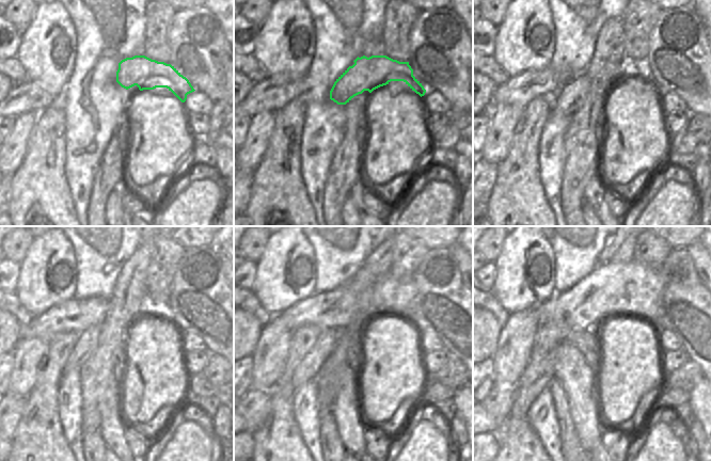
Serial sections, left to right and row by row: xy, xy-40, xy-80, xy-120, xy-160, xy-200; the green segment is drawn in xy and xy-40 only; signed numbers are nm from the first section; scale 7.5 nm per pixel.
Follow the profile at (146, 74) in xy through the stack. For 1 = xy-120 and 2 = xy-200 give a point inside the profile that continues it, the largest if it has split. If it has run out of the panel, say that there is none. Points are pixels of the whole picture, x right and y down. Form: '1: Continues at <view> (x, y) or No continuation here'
1: Continues at xy-120 (88, 342)
2: Continues at xy-200 (539, 371).

